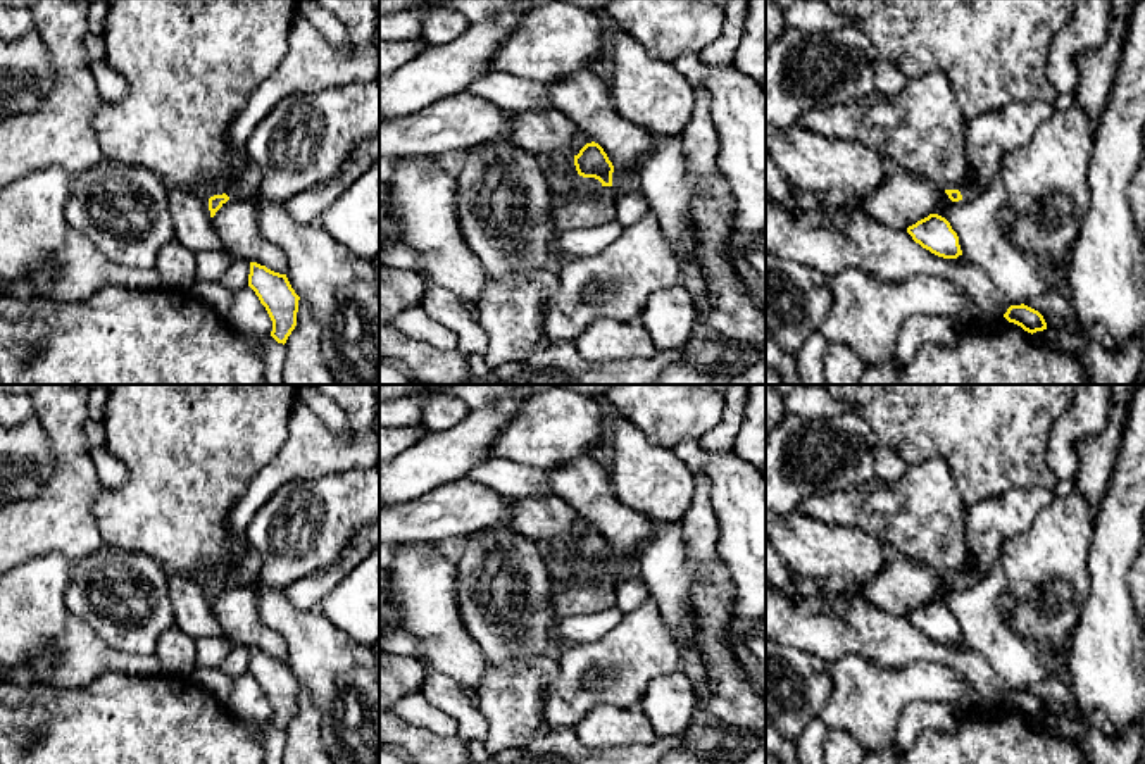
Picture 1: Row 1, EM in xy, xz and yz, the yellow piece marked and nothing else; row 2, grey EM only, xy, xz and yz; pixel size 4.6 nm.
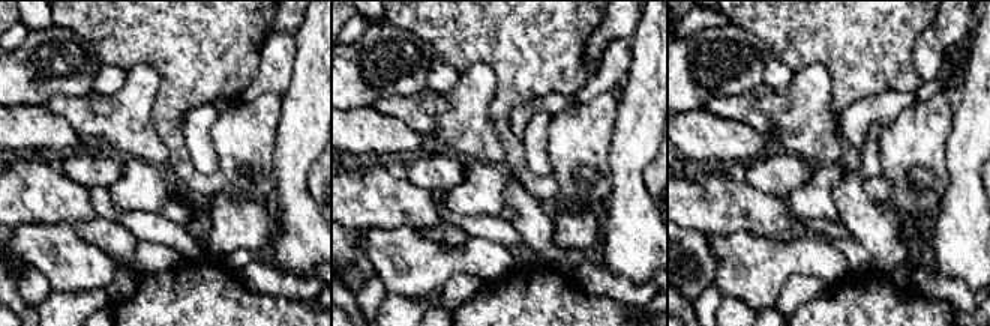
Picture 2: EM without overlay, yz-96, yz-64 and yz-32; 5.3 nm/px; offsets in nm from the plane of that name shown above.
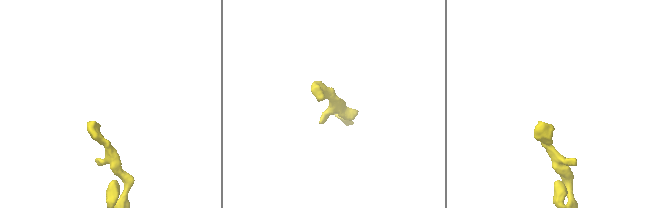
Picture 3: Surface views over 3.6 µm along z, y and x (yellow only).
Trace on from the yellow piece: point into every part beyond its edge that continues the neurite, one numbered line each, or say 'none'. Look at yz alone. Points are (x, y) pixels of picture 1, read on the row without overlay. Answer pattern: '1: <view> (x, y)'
none

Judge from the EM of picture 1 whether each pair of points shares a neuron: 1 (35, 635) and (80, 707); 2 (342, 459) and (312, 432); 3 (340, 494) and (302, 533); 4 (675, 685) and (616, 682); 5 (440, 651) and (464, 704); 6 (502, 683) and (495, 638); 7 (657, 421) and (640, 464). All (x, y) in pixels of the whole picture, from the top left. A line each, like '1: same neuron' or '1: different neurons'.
1: different neurons
2: same neuron
3: same neuron
4: different neurons
5: different neurons
6: different neurons
7: different neurons

